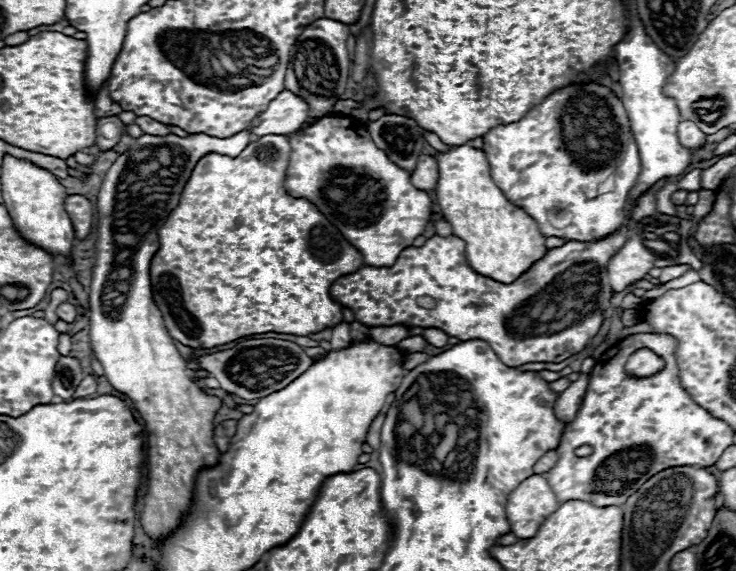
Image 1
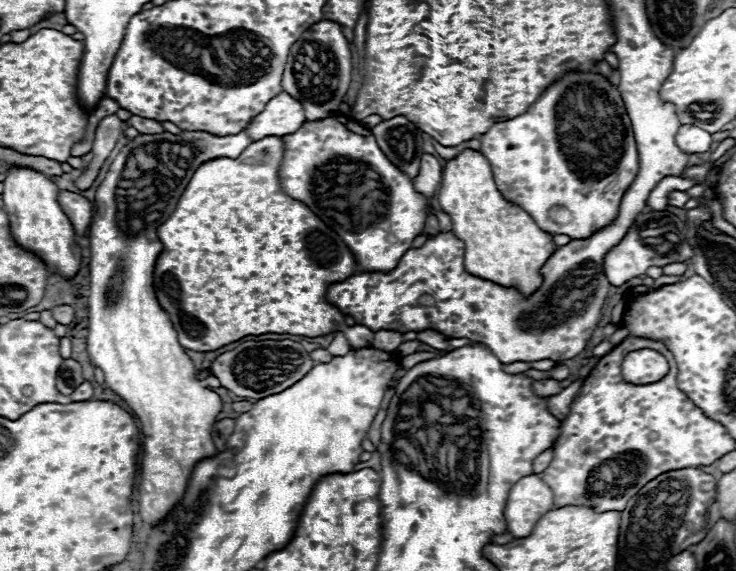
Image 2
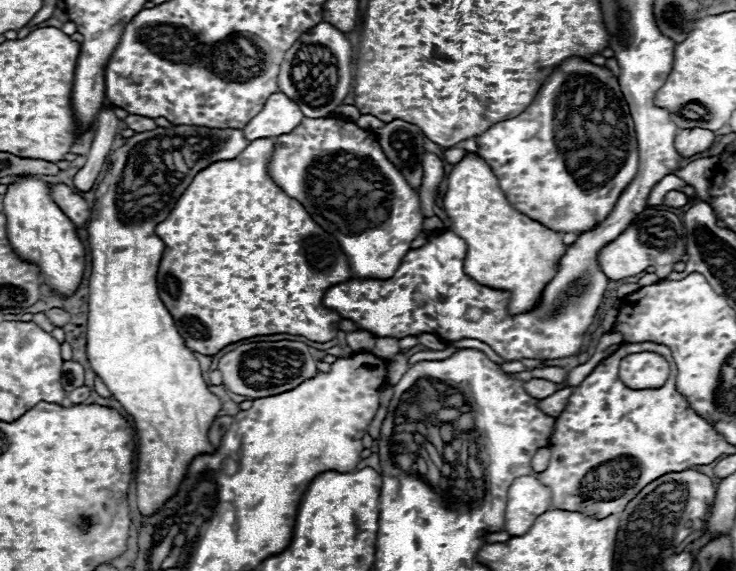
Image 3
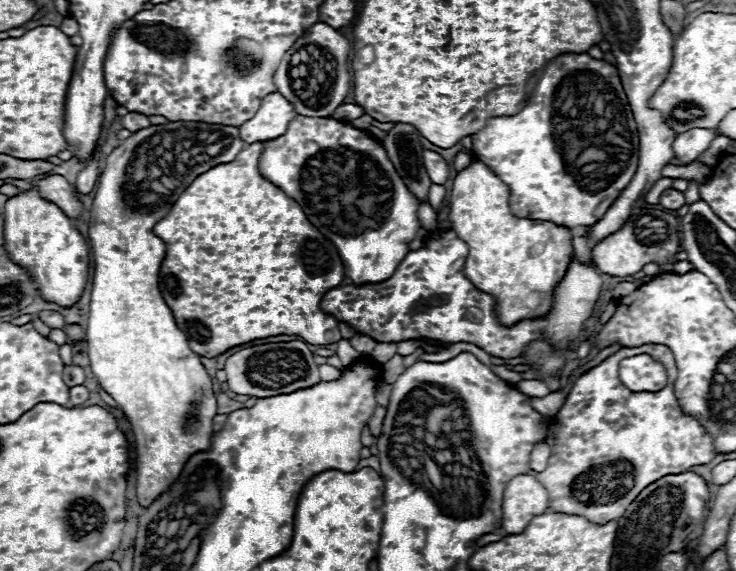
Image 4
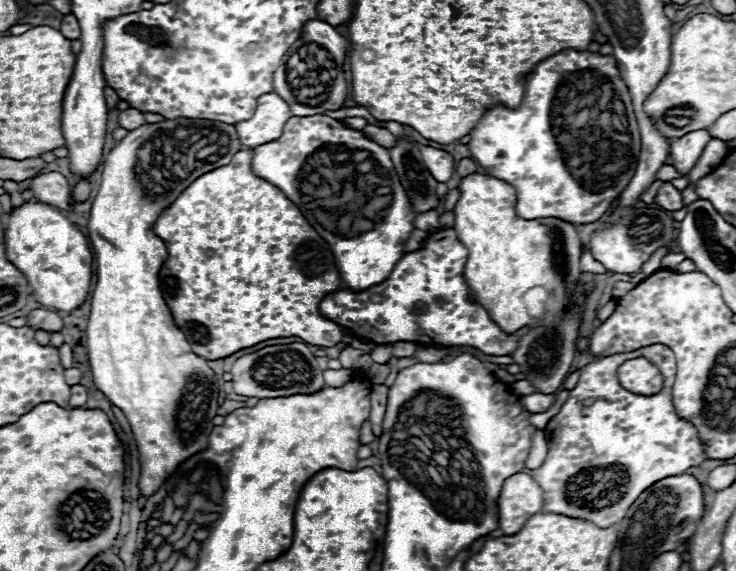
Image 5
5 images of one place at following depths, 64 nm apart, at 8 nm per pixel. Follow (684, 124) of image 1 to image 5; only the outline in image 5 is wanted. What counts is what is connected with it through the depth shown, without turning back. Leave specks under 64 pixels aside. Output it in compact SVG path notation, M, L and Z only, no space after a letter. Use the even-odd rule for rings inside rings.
M696 130L696 132L688 132L682 138L676 138L670 144L670 158L672 158L672 166L682 172L688 174L692 170L692 166L698 162L702 150L706 148L706 144L710 142L710 132L708 130Z

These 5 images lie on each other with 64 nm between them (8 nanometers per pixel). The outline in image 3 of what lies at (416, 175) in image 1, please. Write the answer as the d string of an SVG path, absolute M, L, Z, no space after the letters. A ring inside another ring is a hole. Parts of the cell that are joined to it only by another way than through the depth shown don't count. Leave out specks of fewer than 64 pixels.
M424 152L422 168L424 168L424 176L422 176L418 194L422 200L422 214L428 218L428 216L434 216L434 190L444 180L446 172L444 172L442 158L430 152Z

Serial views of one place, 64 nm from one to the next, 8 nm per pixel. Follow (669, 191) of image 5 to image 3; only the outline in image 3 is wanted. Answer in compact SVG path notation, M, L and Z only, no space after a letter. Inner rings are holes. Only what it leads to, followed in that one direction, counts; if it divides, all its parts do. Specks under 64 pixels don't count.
M678 190L668 192L666 198L664 198L664 204L672 206L672 208L682 208L686 202L688 202L688 196L684 192L678 192Z

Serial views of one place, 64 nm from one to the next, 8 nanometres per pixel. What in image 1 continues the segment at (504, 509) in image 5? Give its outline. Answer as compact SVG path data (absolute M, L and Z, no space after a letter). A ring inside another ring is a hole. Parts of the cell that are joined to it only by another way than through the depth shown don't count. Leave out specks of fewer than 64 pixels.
M540 474L526 478L508 496L506 518L512 534L518 538L536 536L536 528L540 528L544 516L550 516L556 508L560 508L560 502L556 500L548 480Z

